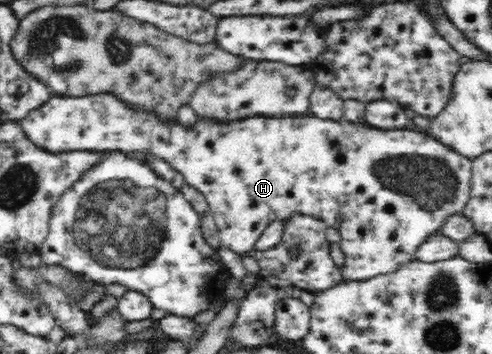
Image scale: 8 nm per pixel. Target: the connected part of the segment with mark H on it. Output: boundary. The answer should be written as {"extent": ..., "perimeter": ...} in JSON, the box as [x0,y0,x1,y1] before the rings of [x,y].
{"extent":[16,94,472,279],"perimeter":[[[97,94],[89,96],[68,96],[50,97],[39,108],[29,110],[23,118],[19,118],[16,124],[22,132],[22,136],[30,144],[45,150],[47,152],[65,152],[75,149],[105,149],[106,151],[123,151],[129,149],[145,150],[155,153],[155,155],[167,159],[173,167],[183,173],[184,181],[197,187],[199,191],[205,194],[208,206],[211,209],[215,222],[219,229],[220,241],[225,245],[233,248],[240,255],[253,252],[254,242],[261,234],[261,231],[272,220],[285,220],[292,212],[299,211],[305,214],[313,215],[322,221],[328,227],[335,227],[340,230],[341,240],[340,247],[346,253],[345,266],[342,267],[343,275],[349,279],[366,279],[380,274],[389,274],[395,272],[398,268],[416,259],[417,250],[422,244],[428,242],[431,236],[439,235],[443,224],[451,216],[463,213],[469,200],[471,200],[472,172],[471,161],[468,156],[463,156],[460,152],[455,152],[451,146],[443,144],[439,139],[432,137],[427,131],[421,131],[417,128],[405,127],[402,129],[379,129],[367,128],[365,124],[349,124],[349,122],[335,122],[335,120],[319,120],[313,116],[287,116],[287,117],[250,117],[233,123],[213,123],[213,121],[201,121],[195,128],[187,129],[181,125],[163,125],[153,115],[144,113],[135,113],[125,108],[125,105],[114,96],[109,94]]]}

